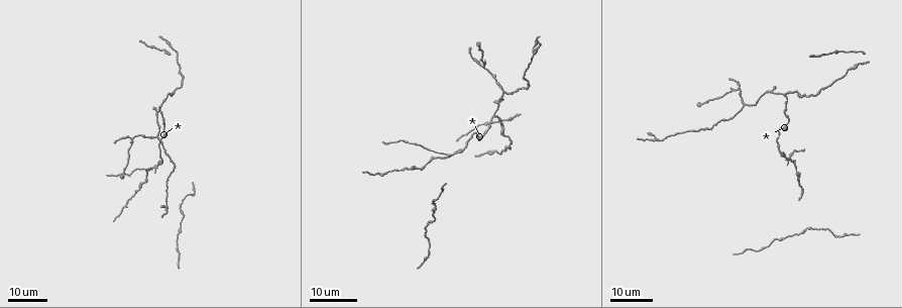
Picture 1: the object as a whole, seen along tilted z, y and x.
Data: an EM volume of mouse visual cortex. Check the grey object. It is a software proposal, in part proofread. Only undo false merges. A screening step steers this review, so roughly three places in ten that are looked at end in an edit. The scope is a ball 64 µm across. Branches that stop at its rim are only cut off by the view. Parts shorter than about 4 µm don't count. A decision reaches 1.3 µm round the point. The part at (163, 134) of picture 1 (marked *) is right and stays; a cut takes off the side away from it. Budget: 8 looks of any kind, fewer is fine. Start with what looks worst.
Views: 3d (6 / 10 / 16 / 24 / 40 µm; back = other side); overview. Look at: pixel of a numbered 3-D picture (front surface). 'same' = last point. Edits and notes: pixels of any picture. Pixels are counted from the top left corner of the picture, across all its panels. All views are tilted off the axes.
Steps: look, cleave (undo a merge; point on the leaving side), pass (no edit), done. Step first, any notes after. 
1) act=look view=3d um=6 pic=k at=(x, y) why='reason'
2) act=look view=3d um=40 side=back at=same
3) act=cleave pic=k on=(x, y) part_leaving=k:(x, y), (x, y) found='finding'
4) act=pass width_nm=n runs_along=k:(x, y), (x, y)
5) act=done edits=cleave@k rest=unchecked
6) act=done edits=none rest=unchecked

act=look view=3d um=16 pic=1 at=(502, 89) why='arms part here'

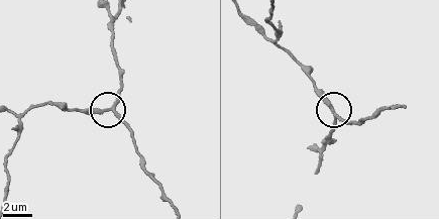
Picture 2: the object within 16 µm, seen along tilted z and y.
act=look view=3d um=6 pic=2 at=(111, 109)

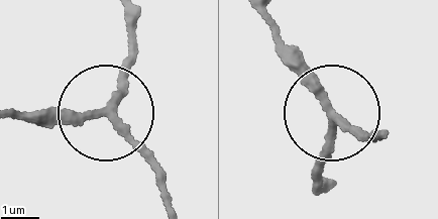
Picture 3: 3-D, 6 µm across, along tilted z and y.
act=pass side_arm_um=20 runs_along=3:(125, 18), (127, 67), (99, 114), (9, 117) found='all the same cell'

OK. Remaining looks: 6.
act=look view=3d um=24 pic=1 at=(788, 160) why='four-way junction'

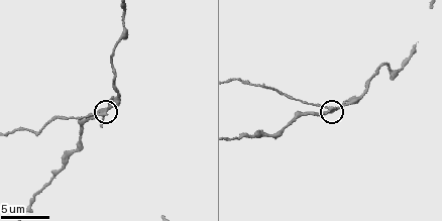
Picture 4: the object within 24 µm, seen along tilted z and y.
act=look view=3d um=10 pic=4 at=(103, 111) why='zoom in'

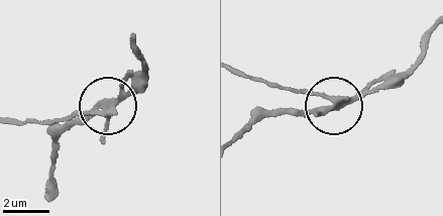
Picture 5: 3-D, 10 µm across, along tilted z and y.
act=look view=3d um=6 pic=5 at=(331, 107)

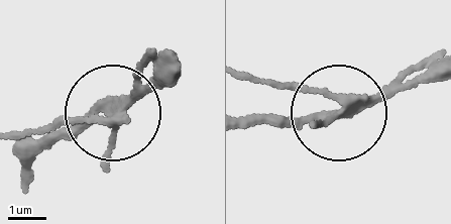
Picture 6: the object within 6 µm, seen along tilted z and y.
act=cleave pic=6 on=(58, 122) part_leaving=6:(107, 117), (68, 115), (17, 132) found='a second cell is stuck on'

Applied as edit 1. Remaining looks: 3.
act=look view=overview

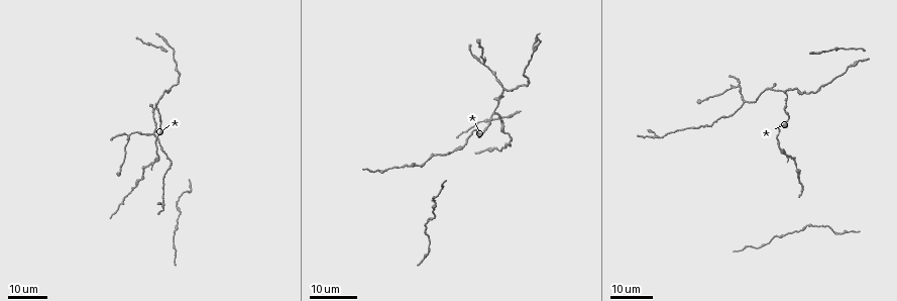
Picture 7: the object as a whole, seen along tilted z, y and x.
act=look view=3d um=16 pic=7 at=(128, 135) why='three arms meet'

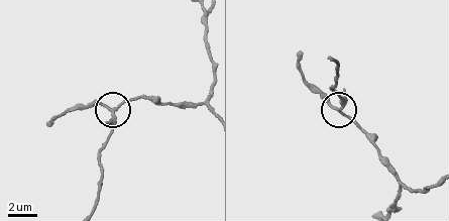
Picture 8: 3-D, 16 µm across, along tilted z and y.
act=look view=3d um=10 pic=8 at=(112, 109) why='zoom in'

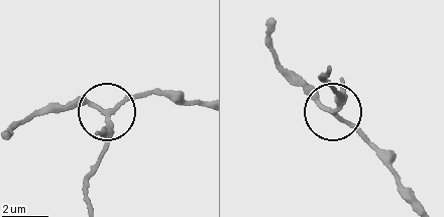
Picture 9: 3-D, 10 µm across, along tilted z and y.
act=pass runs_along=9:(412, 208), (361, 131), (315, 104), (275, 62) found='all the same cell'

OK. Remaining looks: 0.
act=done edits=cleave@6 rest=unchecked

